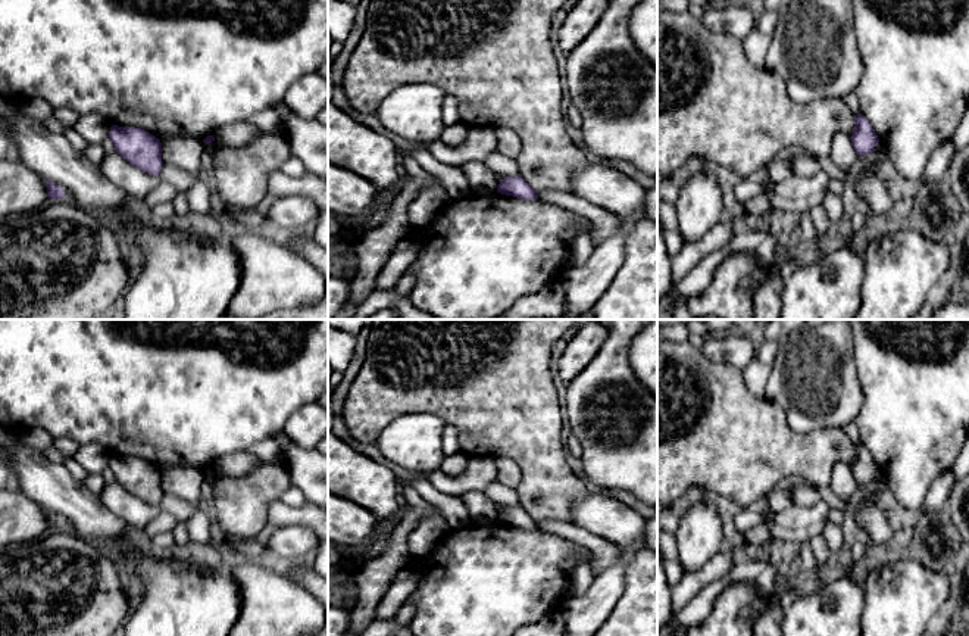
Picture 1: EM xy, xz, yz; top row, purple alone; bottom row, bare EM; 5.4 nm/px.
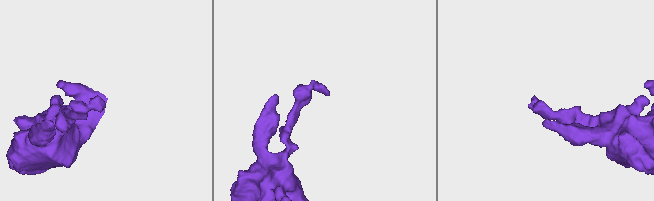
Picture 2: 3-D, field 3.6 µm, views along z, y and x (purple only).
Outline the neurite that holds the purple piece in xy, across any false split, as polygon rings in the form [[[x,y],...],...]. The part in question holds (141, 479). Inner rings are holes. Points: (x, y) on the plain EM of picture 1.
[[[112,455],[109,468],[118,481],[132,496],[150,505],[162,499],[162,473],[153,464],[135,456]]]

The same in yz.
[[[862,443],[854,445],[854,461],[850,468],[859,486],[870,484],[879,473],[875,459]]]

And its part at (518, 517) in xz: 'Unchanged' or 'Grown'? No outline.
Unchanged

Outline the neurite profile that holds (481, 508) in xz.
[[[469,490],[466,493],[462,493],[460,499],[469,511],[469,520],[472,524],[497,521],[497,504],[485,496],[484,492]]]

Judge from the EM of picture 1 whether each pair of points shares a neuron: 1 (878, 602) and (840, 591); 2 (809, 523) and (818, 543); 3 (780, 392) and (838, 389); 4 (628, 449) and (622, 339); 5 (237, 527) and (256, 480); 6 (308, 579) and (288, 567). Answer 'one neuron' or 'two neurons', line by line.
1: two neurons
2: two neurons
3: one neuron
4: one neuron
5: one neuron
6: one neuron

